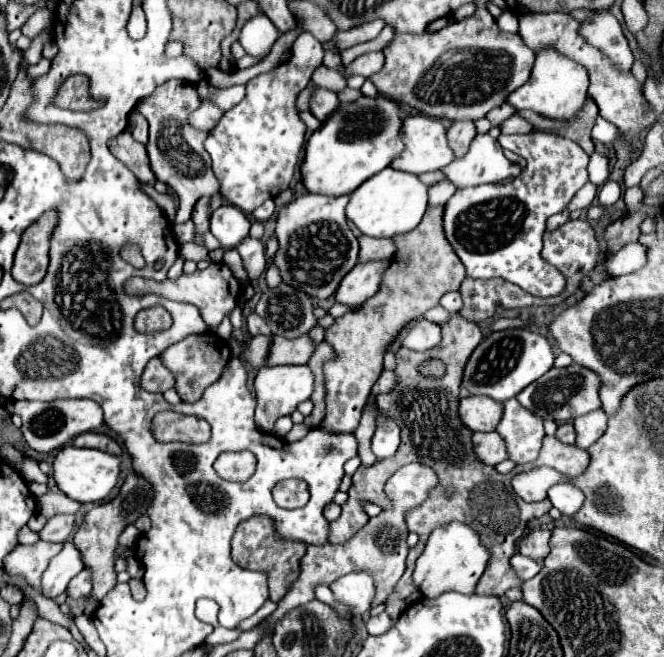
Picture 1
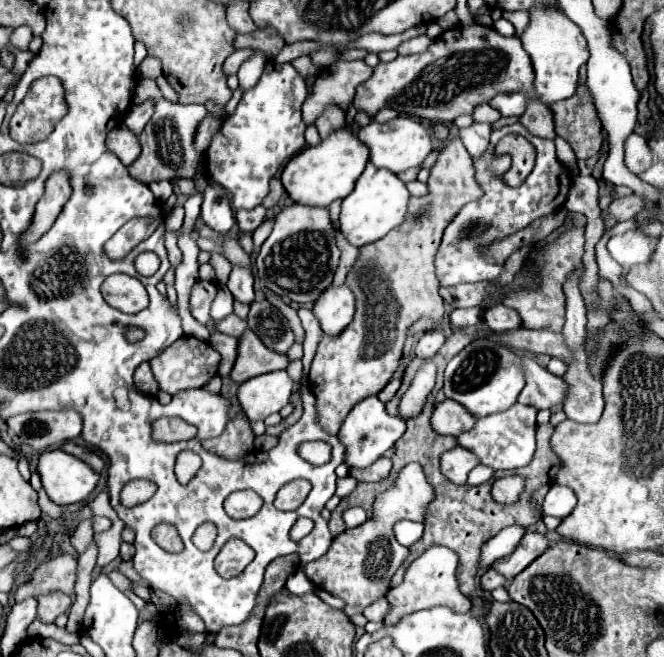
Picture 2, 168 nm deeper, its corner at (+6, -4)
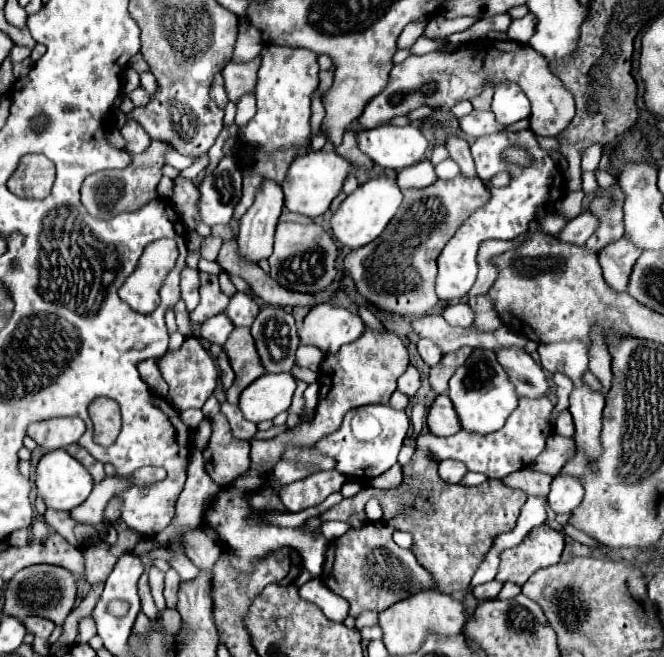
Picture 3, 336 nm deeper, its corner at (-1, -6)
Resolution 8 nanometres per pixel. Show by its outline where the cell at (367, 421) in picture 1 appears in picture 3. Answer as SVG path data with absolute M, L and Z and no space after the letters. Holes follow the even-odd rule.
M399 464L391 466L391 470L383 472L383 474L381 474L381 476L377 476L377 478L371 478L371 480L369 480L369 484L371 484L371 486L375 486L375 488L383 488L383 490L397 488L397 486L401 484L401 466L399 466Z

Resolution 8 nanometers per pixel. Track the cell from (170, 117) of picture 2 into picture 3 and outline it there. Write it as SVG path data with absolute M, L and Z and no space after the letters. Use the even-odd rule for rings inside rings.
M153 140L147 152L143 152L141 156L133 156L133 162L125 170L121 172L107 170L107 172L95 172L87 176L81 186L81 202L87 208L87 212L95 218L107 220L123 210L135 210L139 208L139 204L157 198L156 188L161 180L161 170L165 166L167 152L173 152L173 148L167 142Z

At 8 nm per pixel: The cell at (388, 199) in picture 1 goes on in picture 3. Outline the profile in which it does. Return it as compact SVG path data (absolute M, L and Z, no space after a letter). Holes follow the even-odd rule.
M373 176L369 178L365 184L357 186L357 190L353 194L349 194L343 204L339 206L339 210L333 214L331 218L331 228L333 228L333 236L347 248L357 250L369 242L373 242L391 222L391 218L395 216L397 208L403 202L403 192L397 186L397 178L395 176Z

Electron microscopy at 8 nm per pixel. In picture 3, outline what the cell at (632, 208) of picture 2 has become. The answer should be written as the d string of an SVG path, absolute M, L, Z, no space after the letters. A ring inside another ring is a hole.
M583 212L577 218L571 218L567 222L567 228L563 228L559 238L571 244L585 244L597 228L599 228L599 218L591 212Z

